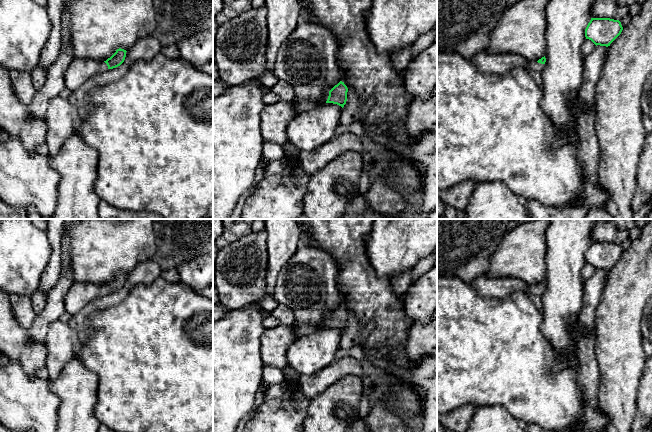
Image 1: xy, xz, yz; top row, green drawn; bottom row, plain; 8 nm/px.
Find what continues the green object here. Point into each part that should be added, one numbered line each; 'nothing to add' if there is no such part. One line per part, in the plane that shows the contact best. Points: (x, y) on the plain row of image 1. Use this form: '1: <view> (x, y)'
1: xz (306, 284)

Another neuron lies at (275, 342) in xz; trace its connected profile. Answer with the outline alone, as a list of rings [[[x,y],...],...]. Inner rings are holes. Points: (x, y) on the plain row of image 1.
[[[278,326],[266,329],[261,337],[261,359],[264,365],[275,366],[284,371],[289,346],[296,339],[293,326]]]

